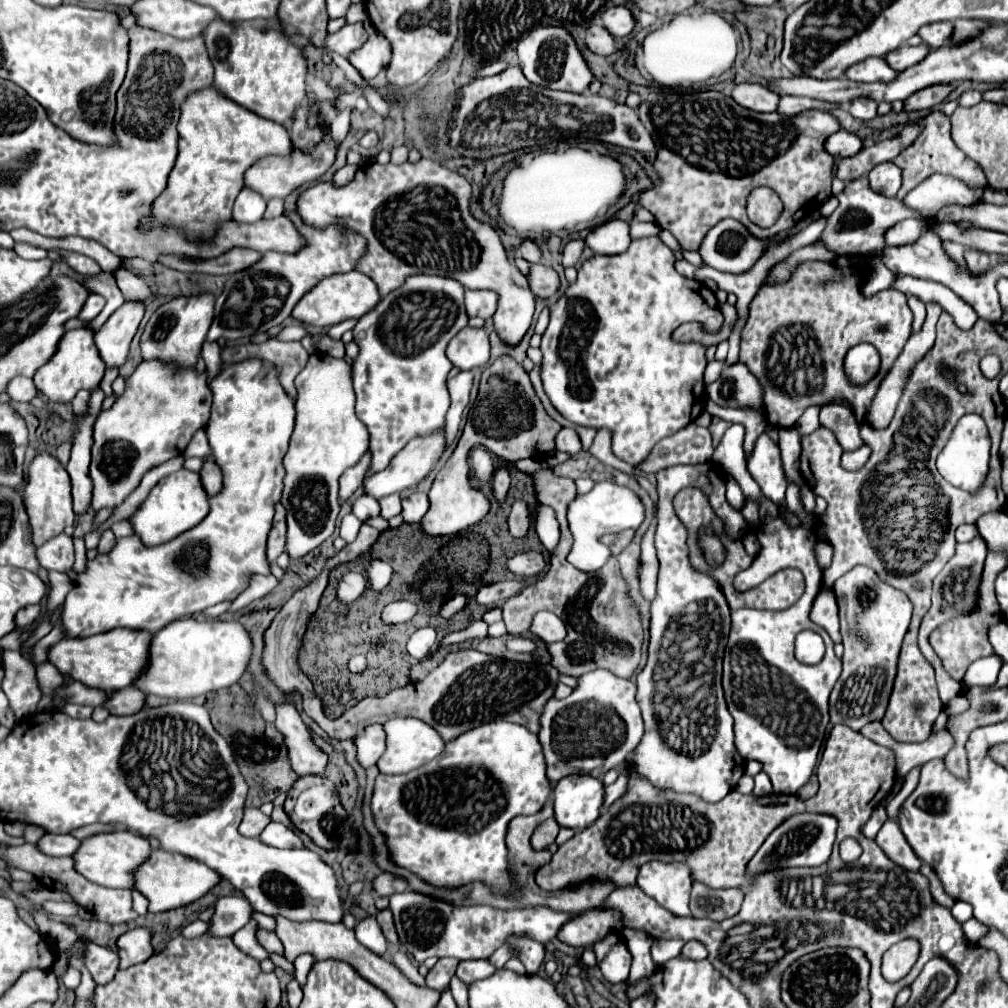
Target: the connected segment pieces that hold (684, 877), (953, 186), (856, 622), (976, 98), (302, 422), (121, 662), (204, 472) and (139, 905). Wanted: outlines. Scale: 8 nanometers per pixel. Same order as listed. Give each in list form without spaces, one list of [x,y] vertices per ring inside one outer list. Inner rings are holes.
[[[662,862],[644,864],[638,874],[638,886],[642,888],[644,894],[654,898],[662,908],[672,912],[674,916],[690,916],[688,900],[692,892],[692,880],[690,880],[690,870],[686,868],[686,864],[662,864]]]
[[[934,174],[930,176],[930,180],[924,180],[912,192],[908,192],[904,204],[926,215],[936,214],[944,204],[974,204],[980,198],[982,192],[970,192],[964,184],[958,184],[958,180]]]
[[[854,566],[838,582],[834,594],[840,608],[840,632],[844,644],[842,674],[830,694],[830,724],[846,724],[860,730],[870,720],[882,720],[892,692],[898,652],[910,624],[913,606],[908,596],[882,582],[868,566]],[[868,600],[868,606],[862,606]]]
[[[966,90],[966,92],[962,92],[962,96],[958,98],[958,104],[960,104],[960,106],[970,108],[970,106],[978,104],[980,100],[982,100],[982,94],[980,94],[978,90]]]
[[[316,352],[310,356],[306,368],[296,376],[296,426],[290,438],[290,448],[284,456],[284,488],[282,488],[282,506],[286,508],[286,522],[288,522],[288,534],[286,534],[286,550],[290,558],[302,558],[314,548],[318,548],[336,526],[336,516],[340,510],[338,504],[338,478],[340,474],[358,464],[362,454],[369,447],[369,433],[354,416],[354,390],[350,388],[350,364],[344,360],[324,356],[322,352]]]
[[[128,628],[110,630],[106,634],[94,634],[86,638],[62,638],[48,648],[48,662],[58,668],[60,674],[82,682],[84,686],[98,688],[102,692],[120,690],[134,684],[134,676],[146,664],[146,648],[150,648],[148,632],[130,632]]]
[[[212,458],[206,460],[206,464],[200,470],[200,476],[202,476],[202,484],[208,496],[216,496],[222,490],[222,470]]]
[[[132,890],[133,909],[138,915],[145,915],[148,912],[148,900],[137,890]]]

